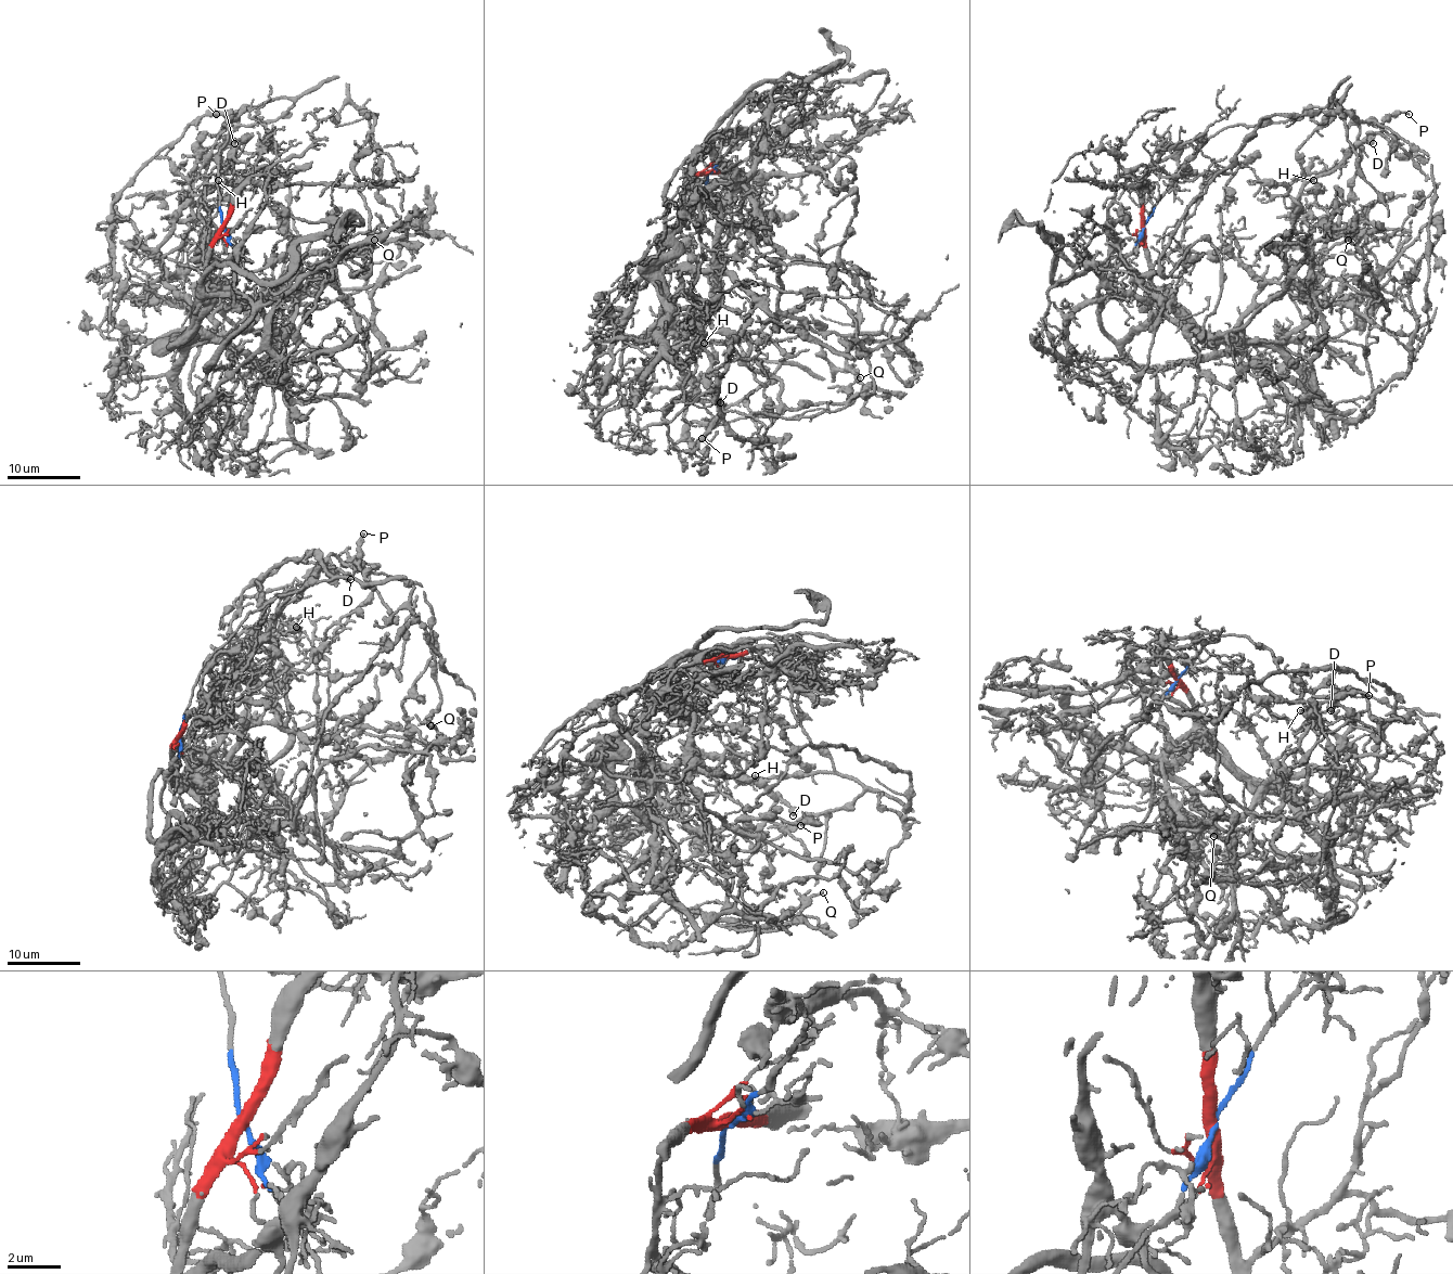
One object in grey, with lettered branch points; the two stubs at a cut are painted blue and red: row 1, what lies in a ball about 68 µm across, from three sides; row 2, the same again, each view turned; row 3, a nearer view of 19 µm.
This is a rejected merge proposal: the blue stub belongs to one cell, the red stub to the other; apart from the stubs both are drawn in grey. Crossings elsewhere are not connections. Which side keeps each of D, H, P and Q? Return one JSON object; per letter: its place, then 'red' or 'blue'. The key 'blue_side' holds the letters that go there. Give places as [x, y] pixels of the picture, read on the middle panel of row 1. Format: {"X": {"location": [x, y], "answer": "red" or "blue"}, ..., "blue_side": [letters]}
{"D": {"location": [720, 402], "answer": "red"}, "H": {"location": [704, 343], "answer": "red"}, "P": {"location": [702, 438], "answer": "blue"}, "Q": {"location": [860, 377], "answer": "red"}, "blue_side": ["P"]}

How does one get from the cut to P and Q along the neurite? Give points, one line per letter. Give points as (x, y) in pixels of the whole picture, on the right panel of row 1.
P: (1144, 226), (1173, 175), (1224, 129), (1298, 119), (1332, 98), (1355, 119), (1372, 125), (1409, 114)
Q: (1144, 226), (1153, 262), (1181, 246), (1219, 249), (1298, 296), (1333, 280), (1379, 294), (1368, 259), (1348, 239)

